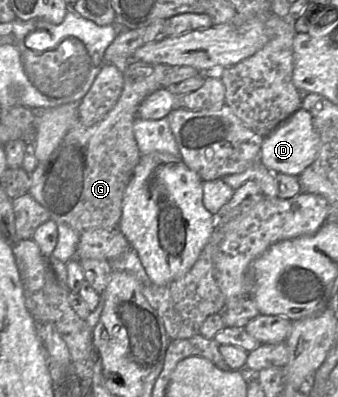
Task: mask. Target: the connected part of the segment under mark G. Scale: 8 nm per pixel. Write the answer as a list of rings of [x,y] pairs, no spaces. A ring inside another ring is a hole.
[[[129,61],[123,67],[121,95],[112,109],[89,127],[77,120],[50,157],[32,171],[28,193],[48,211],[51,220],[70,226],[79,235],[88,229],[118,227],[124,192],[141,157],[133,134],[139,105],[151,93],[198,74],[188,66]]]

